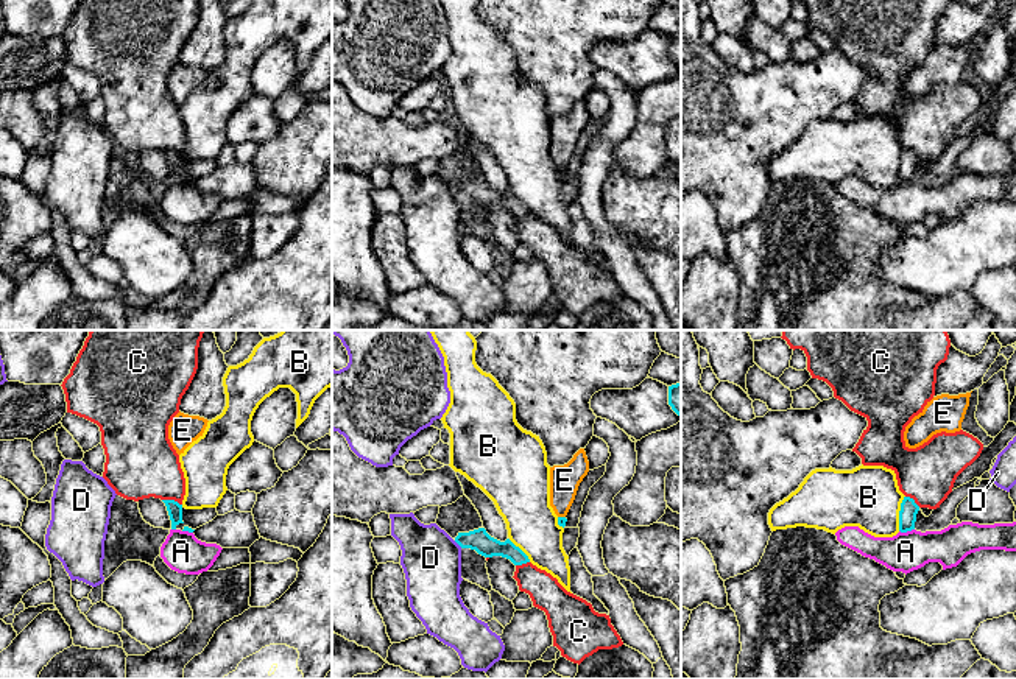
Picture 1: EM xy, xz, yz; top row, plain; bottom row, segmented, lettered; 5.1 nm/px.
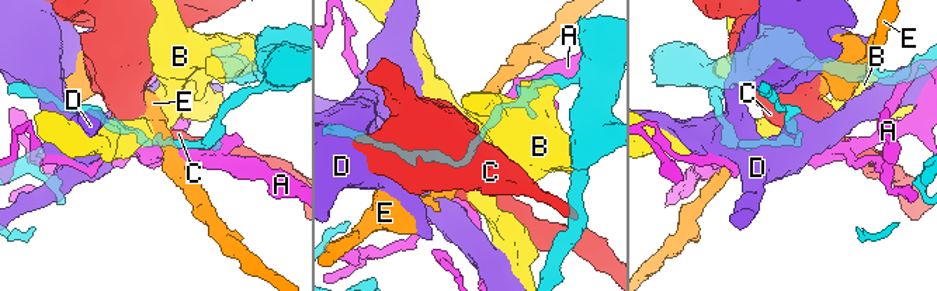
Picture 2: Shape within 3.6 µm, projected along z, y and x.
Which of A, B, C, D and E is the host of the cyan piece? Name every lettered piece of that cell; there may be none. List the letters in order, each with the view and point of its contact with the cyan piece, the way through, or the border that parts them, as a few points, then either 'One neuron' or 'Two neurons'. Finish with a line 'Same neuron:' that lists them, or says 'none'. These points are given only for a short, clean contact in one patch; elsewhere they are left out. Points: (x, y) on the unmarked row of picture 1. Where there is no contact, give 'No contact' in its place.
A: Touches cyan at yz (906, 182). Two neurons
B: Touches cyan at yz (899, 164). Two neurons
C: Touches cyan at xy (172, 151). One neuron
D: Touches cyan at xz (458, 195). Two neurons
E: Touches cyan at xz (561, 168). Two neurons
Same neuron: C

